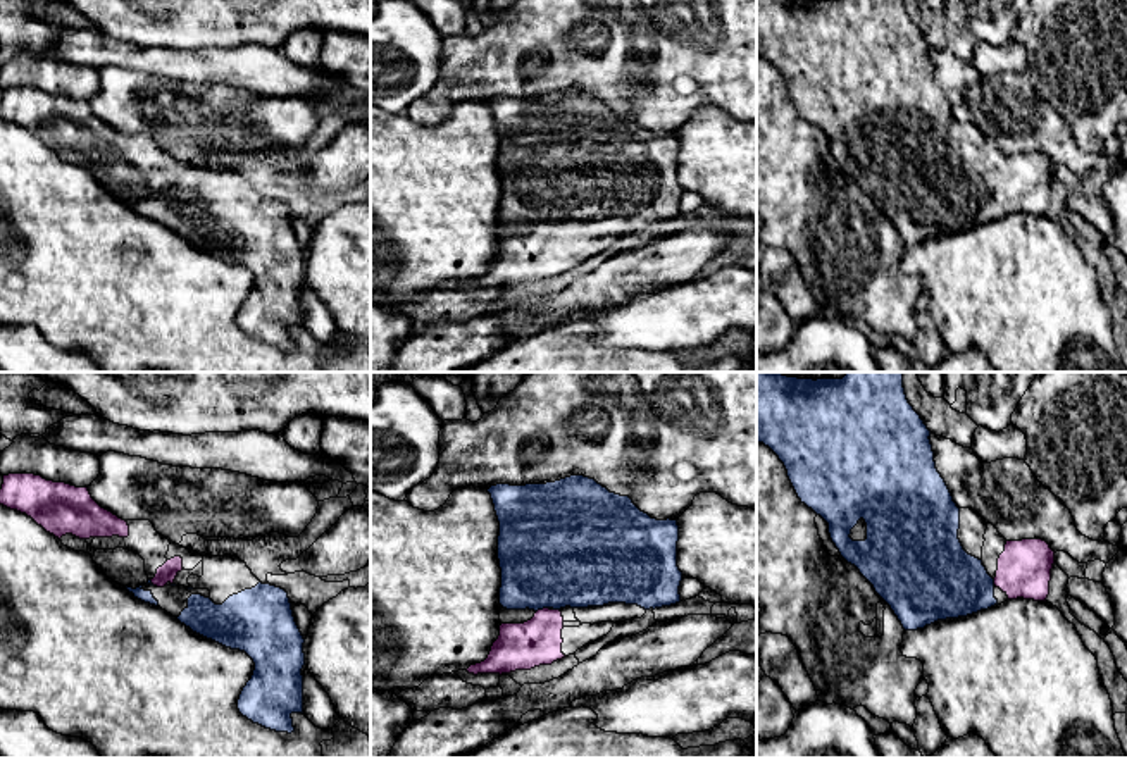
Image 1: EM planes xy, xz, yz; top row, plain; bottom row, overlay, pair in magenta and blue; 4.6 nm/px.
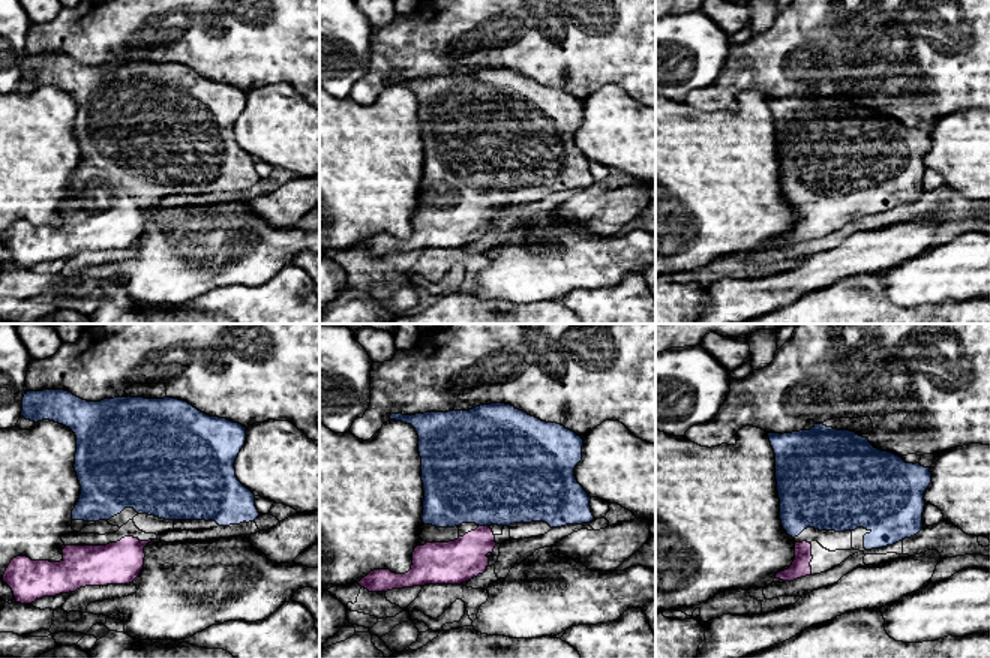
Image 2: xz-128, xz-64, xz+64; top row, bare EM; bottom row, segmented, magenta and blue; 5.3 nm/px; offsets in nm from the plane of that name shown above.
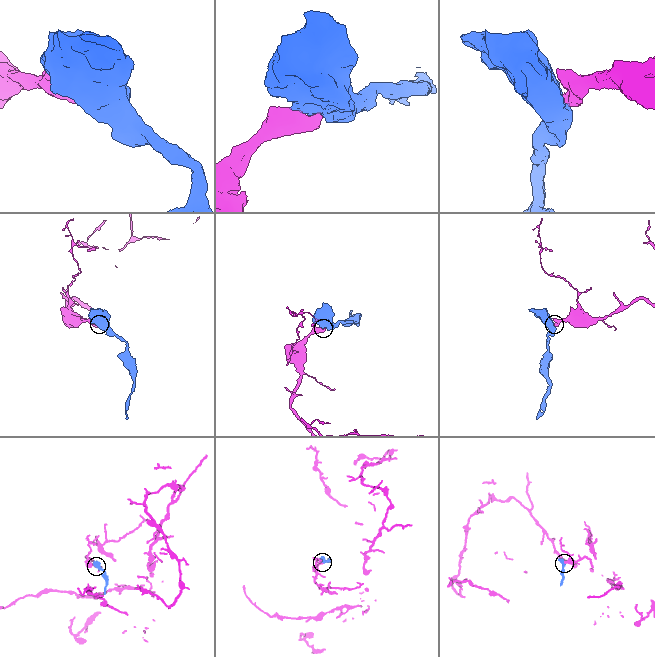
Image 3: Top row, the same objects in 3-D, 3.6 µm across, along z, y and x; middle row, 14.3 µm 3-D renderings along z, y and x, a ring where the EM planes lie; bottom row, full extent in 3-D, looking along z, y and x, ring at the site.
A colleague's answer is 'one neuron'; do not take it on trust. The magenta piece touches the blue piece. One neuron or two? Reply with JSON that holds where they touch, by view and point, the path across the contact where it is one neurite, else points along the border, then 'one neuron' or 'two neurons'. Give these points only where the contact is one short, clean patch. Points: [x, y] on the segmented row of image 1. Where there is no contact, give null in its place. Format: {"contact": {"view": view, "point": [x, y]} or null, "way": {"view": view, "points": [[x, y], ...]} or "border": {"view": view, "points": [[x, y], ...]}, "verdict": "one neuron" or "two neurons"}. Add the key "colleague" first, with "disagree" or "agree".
{"colleague": "agree", "contact": {"view": "xz", "point": [543, 608]}, "way": {"view": "xz", "points": [[521, 646], [543, 624], [543, 608], [552, 557]]}, "verdict": "one neuron"}

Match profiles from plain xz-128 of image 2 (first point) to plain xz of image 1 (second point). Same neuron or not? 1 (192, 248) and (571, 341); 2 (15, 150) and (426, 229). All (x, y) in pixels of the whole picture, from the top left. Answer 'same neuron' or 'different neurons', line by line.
1: different neurons
2: same neuron

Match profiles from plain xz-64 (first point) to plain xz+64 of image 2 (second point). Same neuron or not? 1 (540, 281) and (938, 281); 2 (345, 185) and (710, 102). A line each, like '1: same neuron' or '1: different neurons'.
1: same neuron
2: different neurons

